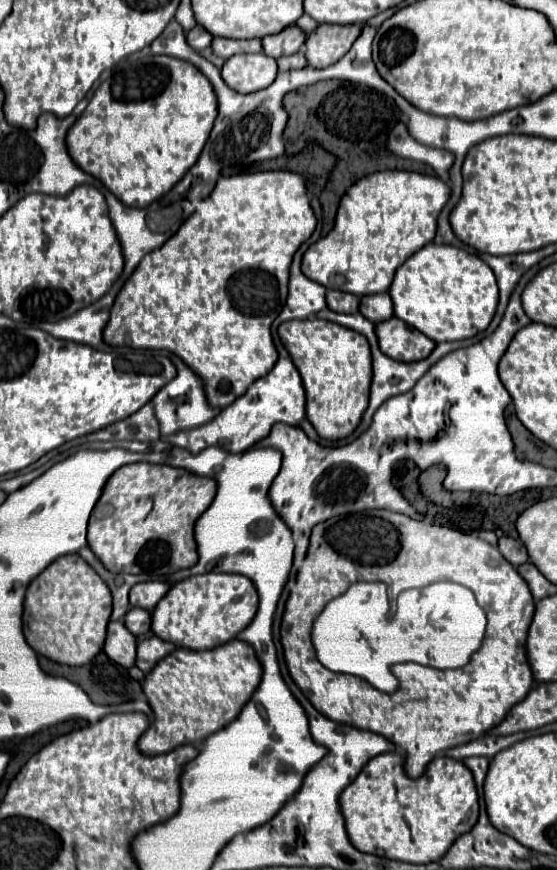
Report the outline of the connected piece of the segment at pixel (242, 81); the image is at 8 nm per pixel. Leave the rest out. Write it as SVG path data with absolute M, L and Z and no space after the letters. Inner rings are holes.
M263 53L233 55L221 69L225 83L239 93L253 93L269 87L277 73L277 61L265 57Z

